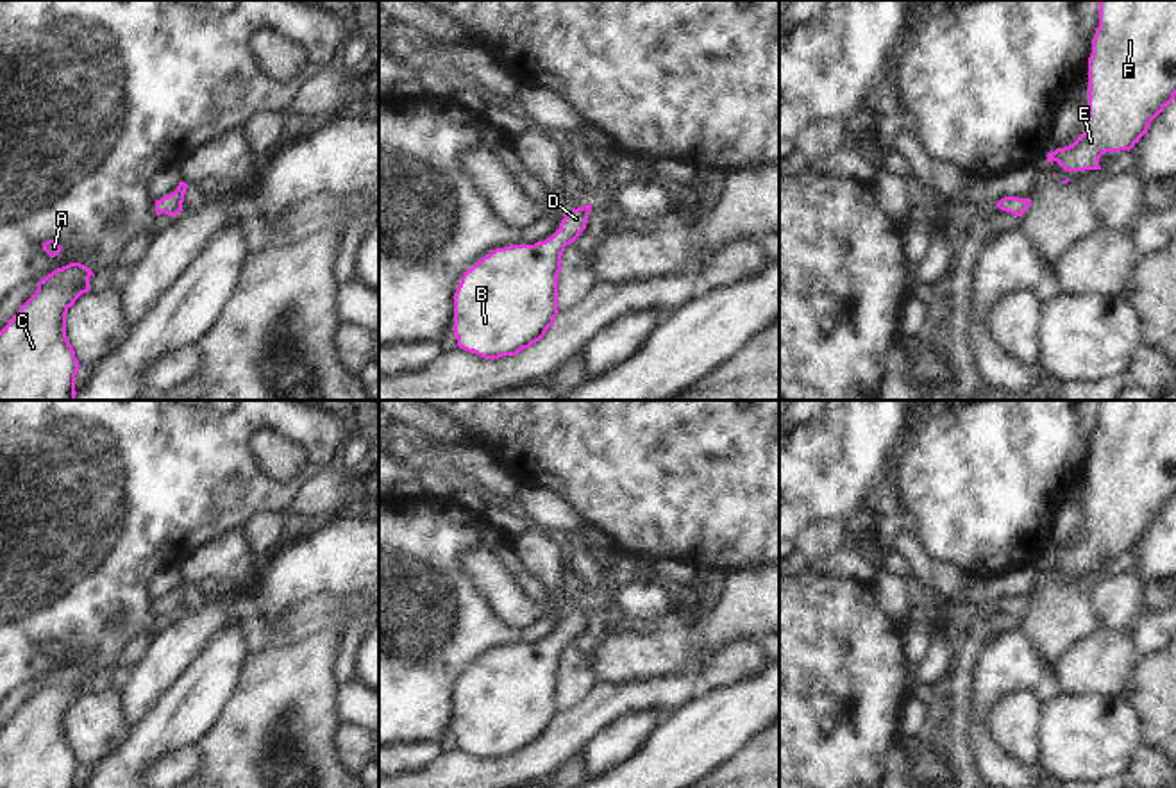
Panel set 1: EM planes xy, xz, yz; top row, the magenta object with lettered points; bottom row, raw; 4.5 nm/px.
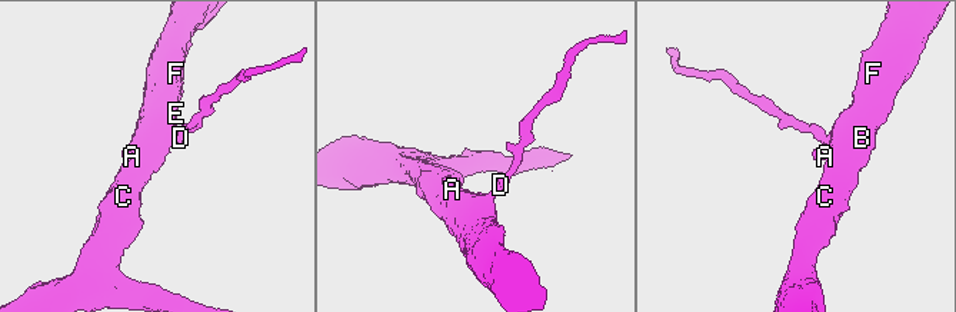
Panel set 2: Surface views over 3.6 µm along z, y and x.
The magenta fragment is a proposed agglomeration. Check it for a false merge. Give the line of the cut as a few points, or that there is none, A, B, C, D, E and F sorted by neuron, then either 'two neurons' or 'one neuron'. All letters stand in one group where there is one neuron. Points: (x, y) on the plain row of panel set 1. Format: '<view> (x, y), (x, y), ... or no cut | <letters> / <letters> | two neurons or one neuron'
no cut | A B C D E F | one neuron

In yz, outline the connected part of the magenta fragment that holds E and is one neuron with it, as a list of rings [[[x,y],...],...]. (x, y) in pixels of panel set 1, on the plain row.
[[[1101,400],[1099,427],[1088,457],[1088,516],[1085,532],[1063,549],[1047,554],[1065,572],[1101,570],[1099,557],[1106,552],[1131,550],[1149,524],[1174,500],[1176,495],[1176,400]]]

